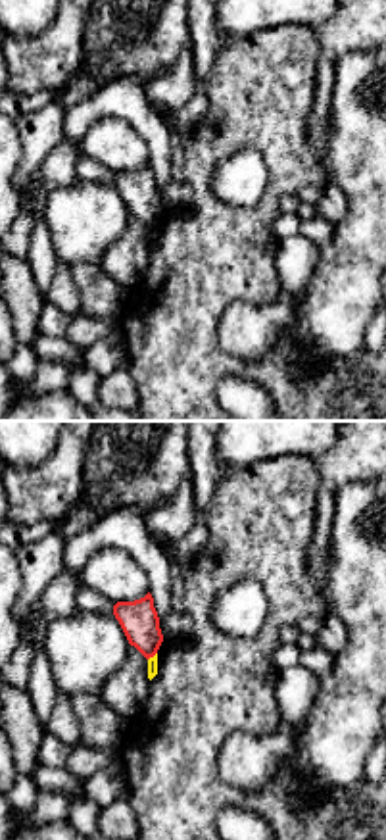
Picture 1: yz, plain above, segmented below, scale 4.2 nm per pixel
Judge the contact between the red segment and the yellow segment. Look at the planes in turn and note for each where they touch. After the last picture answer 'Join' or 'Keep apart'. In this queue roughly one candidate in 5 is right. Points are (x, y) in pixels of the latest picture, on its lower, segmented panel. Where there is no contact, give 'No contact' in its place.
Touches red at (152, 656)

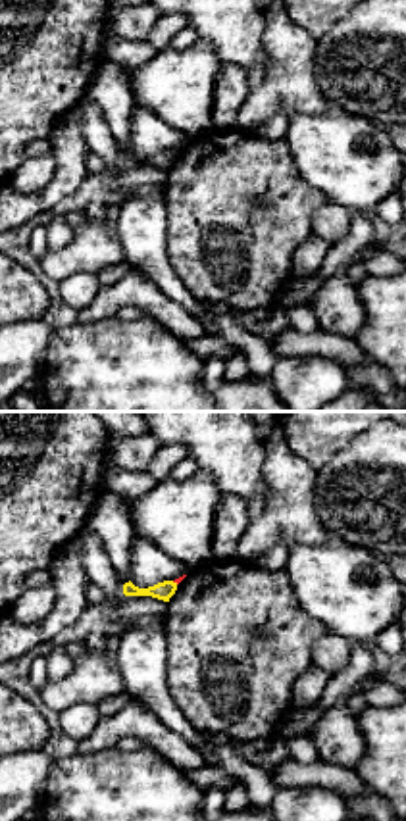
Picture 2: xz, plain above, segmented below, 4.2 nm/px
Touches red at (176, 581)

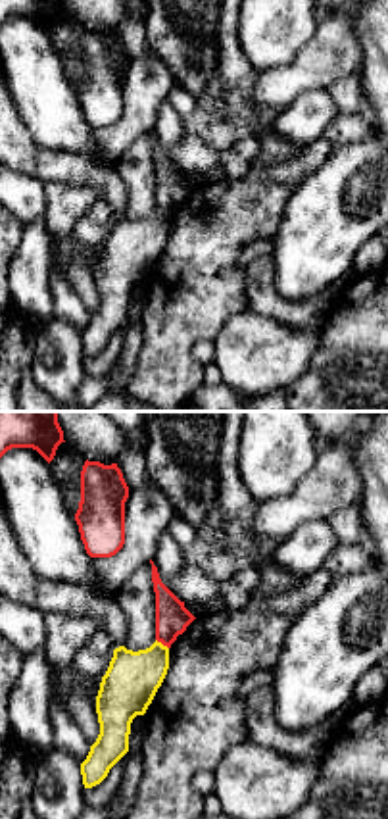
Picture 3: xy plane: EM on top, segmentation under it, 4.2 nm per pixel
Touches red at (162, 643)

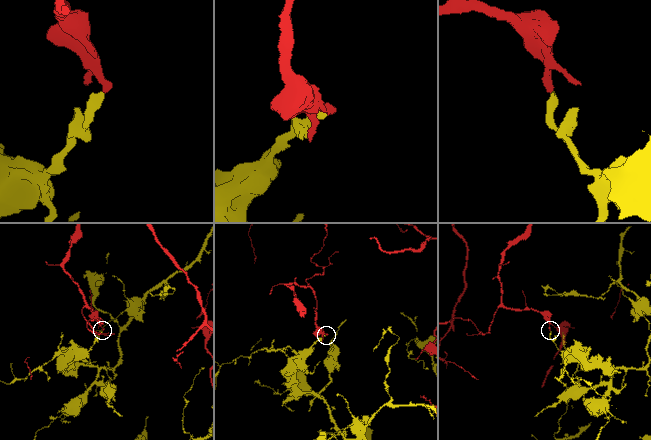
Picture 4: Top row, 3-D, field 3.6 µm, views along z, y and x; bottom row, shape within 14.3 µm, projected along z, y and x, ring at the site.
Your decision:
Keep apart

